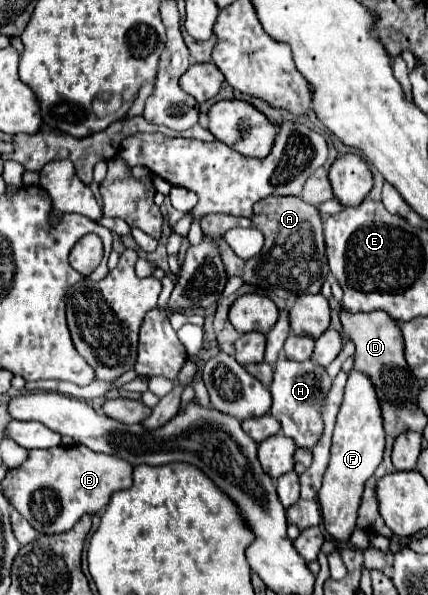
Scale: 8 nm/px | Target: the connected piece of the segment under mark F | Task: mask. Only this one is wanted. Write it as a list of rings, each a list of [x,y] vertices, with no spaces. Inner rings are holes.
[[[353,369],[347,377],[343,403],[337,413],[337,423],[333,431],[331,461],[319,491],[323,525],[337,543],[347,543],[353,533],[365,481],[379,467],[383,459],[383,449],[385,449],[385,433],[383,433],[381,407],[375,395],[375,387],[367,375]]]

